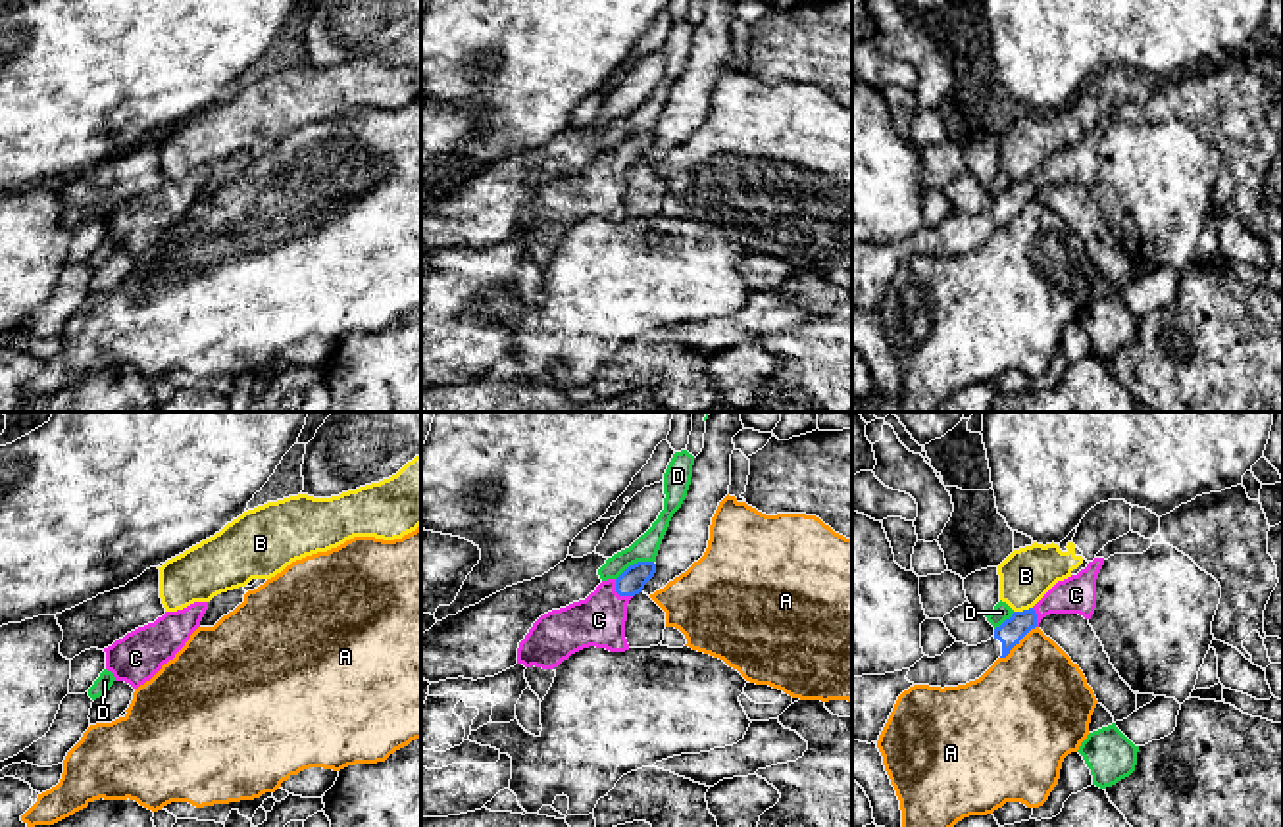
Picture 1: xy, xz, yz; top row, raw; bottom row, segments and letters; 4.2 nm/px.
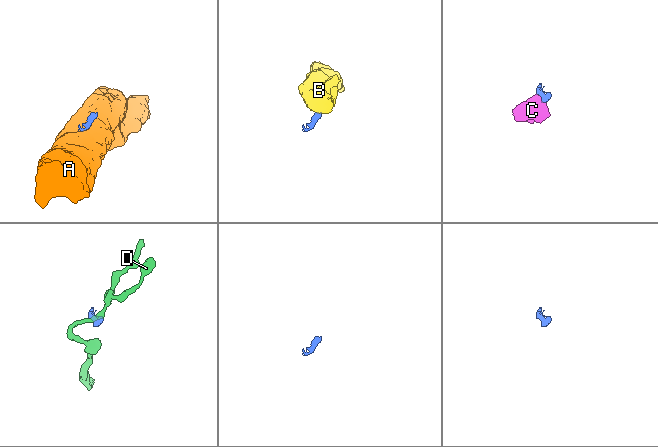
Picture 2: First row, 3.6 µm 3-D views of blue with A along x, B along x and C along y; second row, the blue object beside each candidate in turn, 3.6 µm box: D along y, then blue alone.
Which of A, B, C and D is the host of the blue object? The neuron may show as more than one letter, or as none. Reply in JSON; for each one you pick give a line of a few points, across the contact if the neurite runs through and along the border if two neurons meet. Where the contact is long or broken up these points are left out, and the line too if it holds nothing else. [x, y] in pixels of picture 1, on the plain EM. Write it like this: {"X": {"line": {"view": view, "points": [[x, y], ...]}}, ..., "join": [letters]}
{"C": {"line": {"view": "xz", "points": [[631, 150], [618, 162], [599, 189]]}}, "join": ["C"]}

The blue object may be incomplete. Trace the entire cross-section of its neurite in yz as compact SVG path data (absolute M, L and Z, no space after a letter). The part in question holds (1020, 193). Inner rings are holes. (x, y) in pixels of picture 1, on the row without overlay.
M1094 127L1077 144L1058 150L1033 177L1014 181L994 204L977 215L954 212L941 225L923 225L910 238L852 246L852 310L875 312L898 269L914 254L958 256L979 248L1050 183L1079 183L1091 188L1096 177L1096 148L1104 127Z

